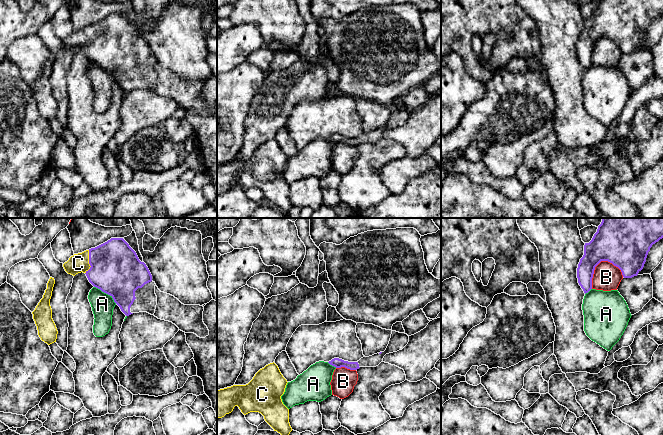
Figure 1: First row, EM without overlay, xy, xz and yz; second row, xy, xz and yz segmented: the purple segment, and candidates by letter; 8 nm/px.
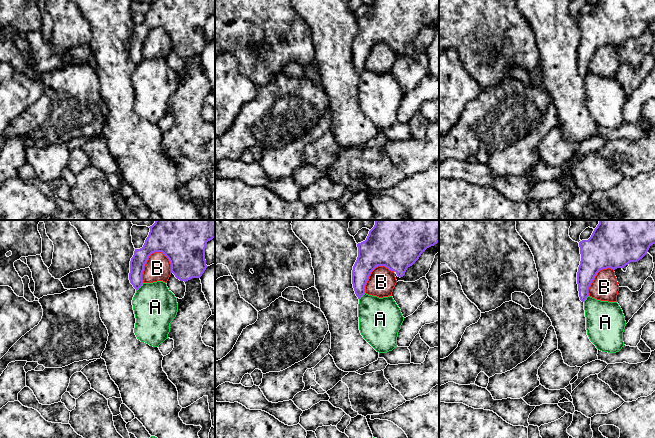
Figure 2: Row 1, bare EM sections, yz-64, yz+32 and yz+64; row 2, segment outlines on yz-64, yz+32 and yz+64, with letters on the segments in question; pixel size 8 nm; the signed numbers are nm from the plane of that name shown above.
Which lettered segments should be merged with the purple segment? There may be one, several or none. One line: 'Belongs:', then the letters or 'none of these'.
Belongs: C

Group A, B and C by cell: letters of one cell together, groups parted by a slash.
A / B / C

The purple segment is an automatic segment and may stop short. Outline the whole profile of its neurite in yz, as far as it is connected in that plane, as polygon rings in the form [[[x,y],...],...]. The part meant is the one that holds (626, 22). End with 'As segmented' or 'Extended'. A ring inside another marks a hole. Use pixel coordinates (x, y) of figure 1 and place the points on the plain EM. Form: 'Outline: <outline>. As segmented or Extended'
Outline: [[[600,0],[592,16],[589,19],[585,19],[584,31],[580,35],[577,44],[578,59],[584,69],[586,70],[592,65],[594,46],[601,37],[608,37],[618,43],[624,54],[632,54],[637,52],[644,43],[650,24],[662,14],[663,0]]]. As segmented

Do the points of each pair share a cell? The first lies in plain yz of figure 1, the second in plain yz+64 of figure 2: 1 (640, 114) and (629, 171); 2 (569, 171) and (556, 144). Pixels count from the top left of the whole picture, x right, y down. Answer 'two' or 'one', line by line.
1: two
2: two

